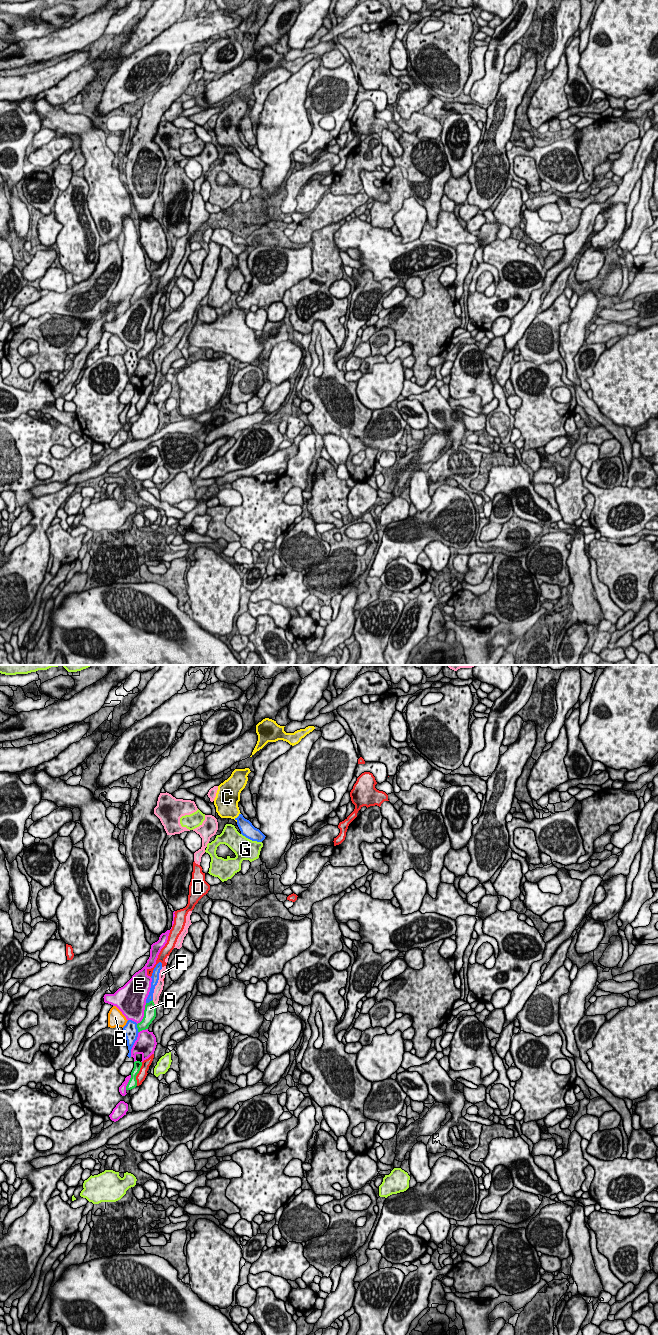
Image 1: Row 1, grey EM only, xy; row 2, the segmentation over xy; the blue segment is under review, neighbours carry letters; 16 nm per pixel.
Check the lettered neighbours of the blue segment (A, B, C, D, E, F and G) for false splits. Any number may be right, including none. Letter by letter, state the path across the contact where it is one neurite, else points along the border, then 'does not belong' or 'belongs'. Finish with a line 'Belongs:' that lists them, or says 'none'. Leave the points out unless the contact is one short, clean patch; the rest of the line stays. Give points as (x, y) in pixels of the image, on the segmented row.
A: does not belong
B: does not belong
C: way xy (247, 829), (237, 817), (226, 806); belongs
D: does not belong
E: does not belong
F: does not belong
G: does not belong
Belongs: C

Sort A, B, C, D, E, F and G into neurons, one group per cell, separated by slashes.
A / B / C / D / E / F / G

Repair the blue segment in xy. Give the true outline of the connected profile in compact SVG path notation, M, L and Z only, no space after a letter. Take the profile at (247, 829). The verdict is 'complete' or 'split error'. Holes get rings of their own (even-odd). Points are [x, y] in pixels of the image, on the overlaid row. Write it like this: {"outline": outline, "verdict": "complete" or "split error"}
{"outline": "M249 768L235 769L231 776L218 786L214 805L221 818L231 818L237 822L241 834L246 838L262 842L265 835L240 813L238 802L240 793L248 781Z", "verdict": "split error"}

